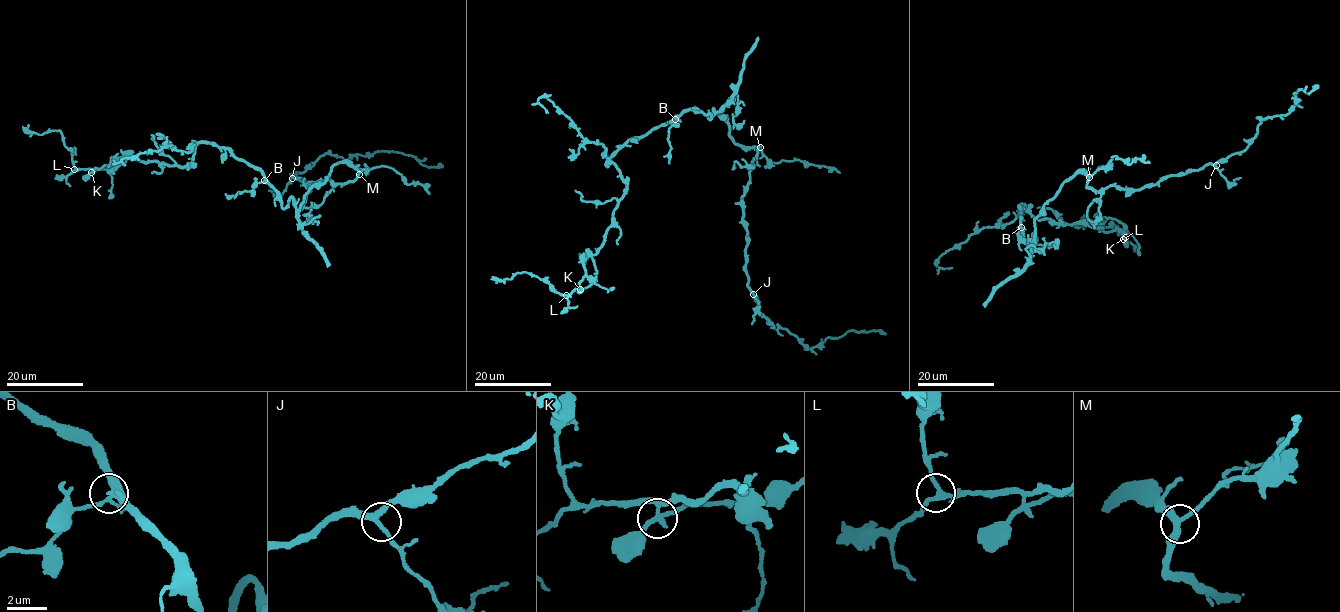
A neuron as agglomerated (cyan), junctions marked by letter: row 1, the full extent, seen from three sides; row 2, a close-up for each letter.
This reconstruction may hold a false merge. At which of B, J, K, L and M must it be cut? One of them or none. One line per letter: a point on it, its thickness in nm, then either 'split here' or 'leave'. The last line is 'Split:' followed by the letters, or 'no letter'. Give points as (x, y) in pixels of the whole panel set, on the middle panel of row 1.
B: at (675, 119); 360 nm thick; leave
J: at (753, 294); 240 nm thick; leave
K: at (580, 289); 200 nm thick; split here
L: at (566, 295); 240 nm thick; leave
M: at (760, 147); 280 nm thick; leave
Split: K

